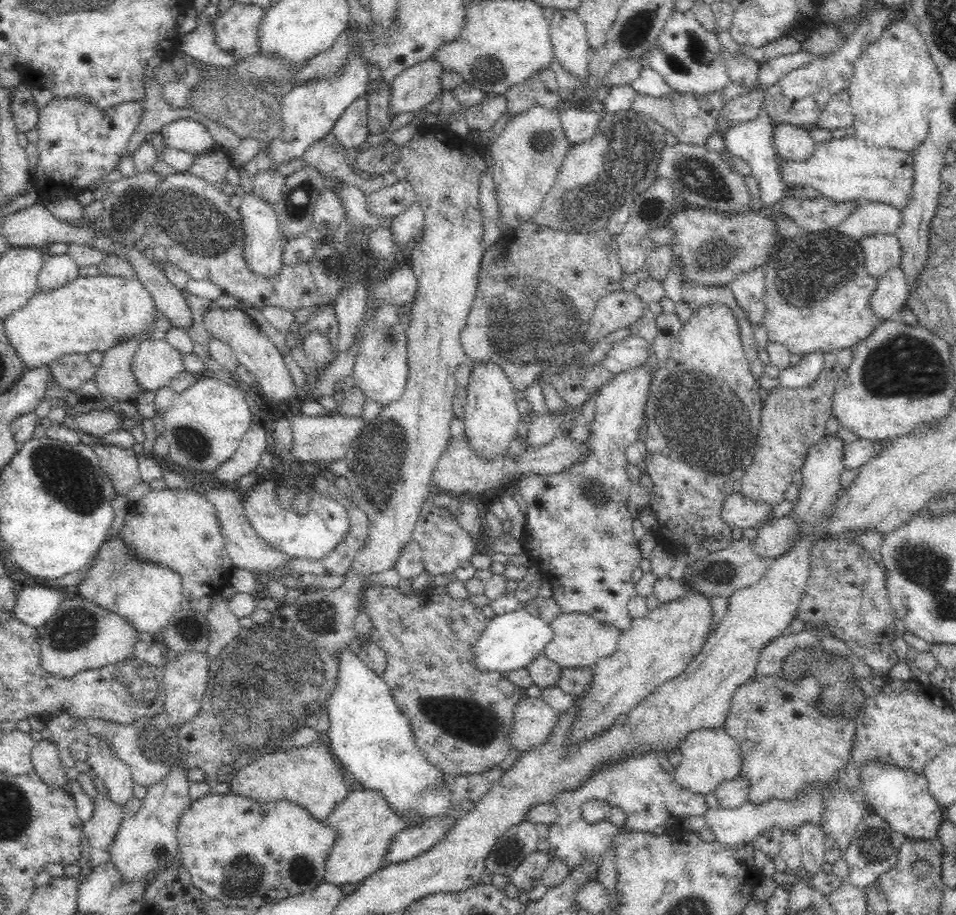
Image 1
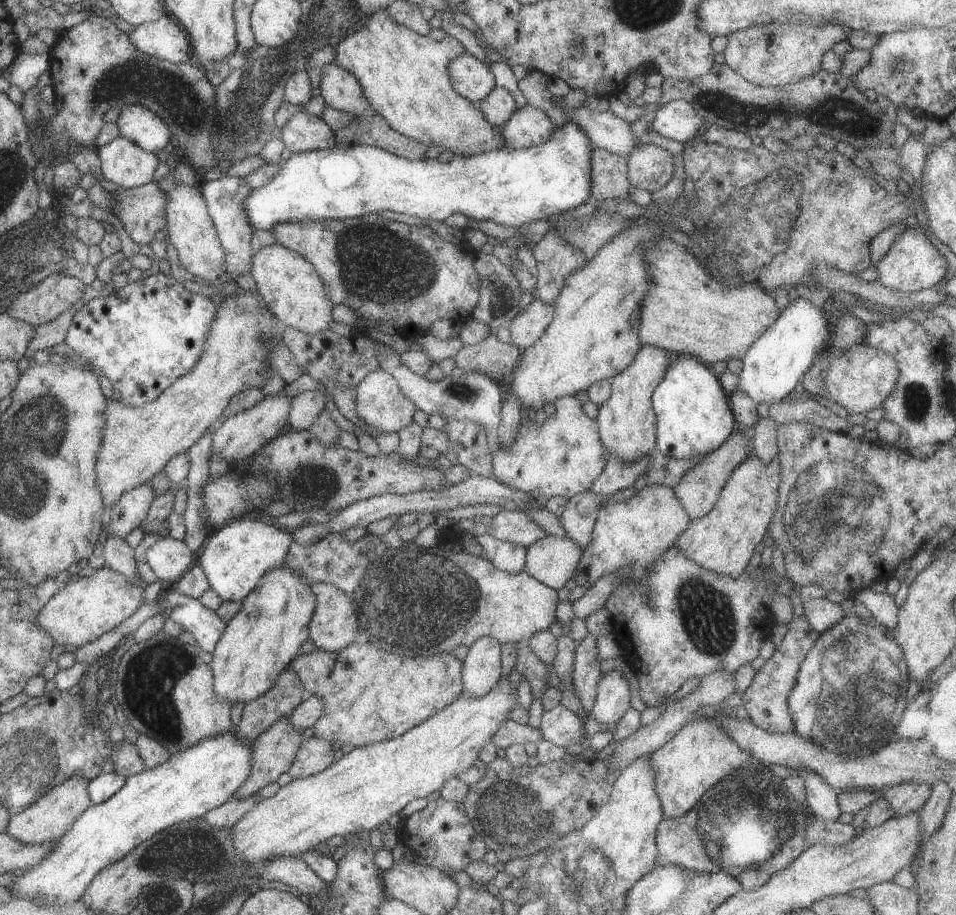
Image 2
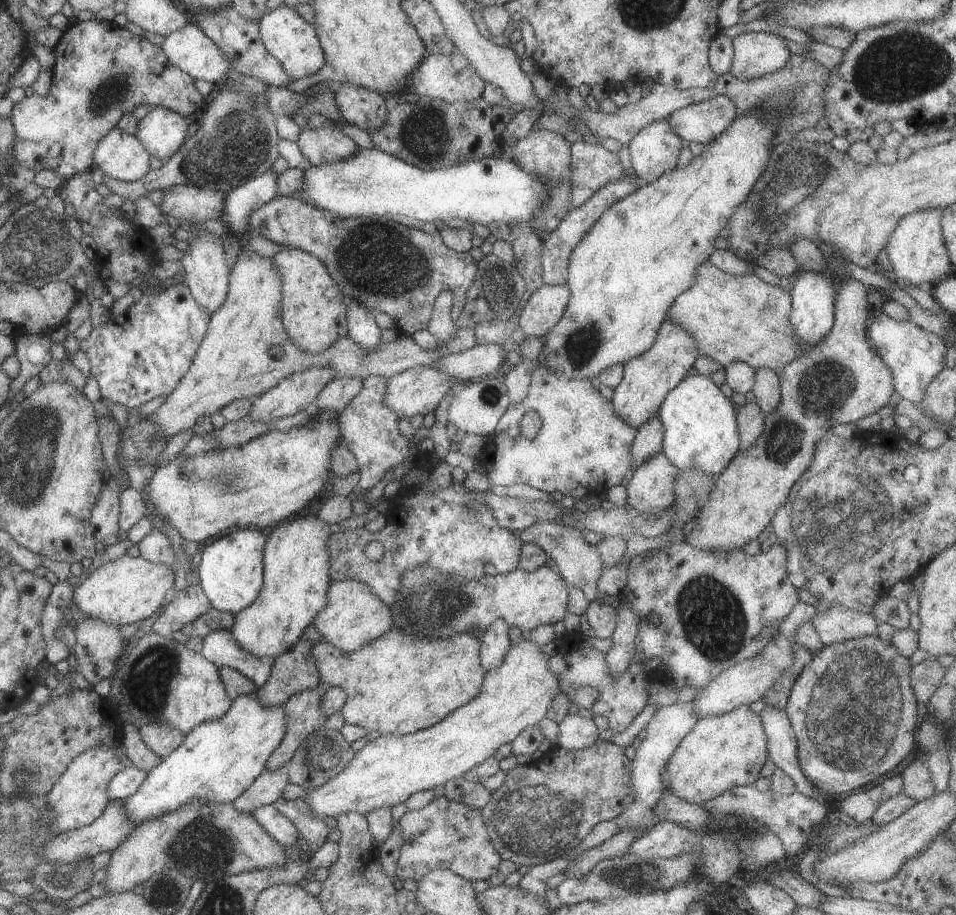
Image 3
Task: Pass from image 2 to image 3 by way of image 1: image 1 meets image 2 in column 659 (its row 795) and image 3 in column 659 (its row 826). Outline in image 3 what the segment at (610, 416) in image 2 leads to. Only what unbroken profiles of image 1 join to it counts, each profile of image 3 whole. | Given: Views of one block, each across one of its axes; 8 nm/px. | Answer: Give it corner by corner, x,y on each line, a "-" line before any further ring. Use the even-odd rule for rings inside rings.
667,318
650,350
626,363
623,379
615,386
614,396
611,398
615,413
637,430
654,413
658,413
662,401
688,376
699,354
695,338
683,326

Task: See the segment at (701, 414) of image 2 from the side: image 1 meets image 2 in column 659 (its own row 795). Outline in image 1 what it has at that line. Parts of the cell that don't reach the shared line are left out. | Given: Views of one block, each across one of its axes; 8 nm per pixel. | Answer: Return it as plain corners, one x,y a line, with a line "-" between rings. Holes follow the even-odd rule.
348,647
338,657
337,683
324,706
330,721
326,737
331,742
328,746
334,752
334,756
338,756
344,768
352,772
352,776
364,789
382,791
382,795
386,797
388,805
394,808
394,811
408,815
410,821
408,827
421,825
426,819
441,817
452,804
451,793
444,779
446,774
432,765
424,753
417,748
409,720
398,708
383,677
368,668
364,661

